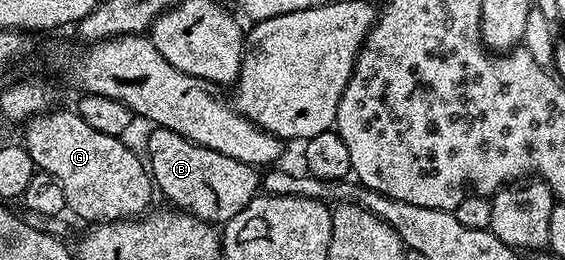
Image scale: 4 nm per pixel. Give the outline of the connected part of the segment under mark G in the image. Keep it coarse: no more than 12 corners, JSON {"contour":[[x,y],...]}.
{"contour":[[71,108],[23,126],[24,150],[87,223],[149,212],[154,182]]}

